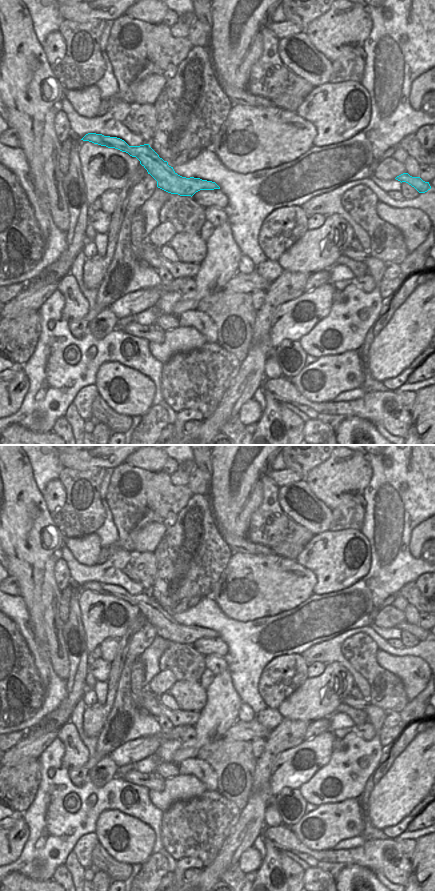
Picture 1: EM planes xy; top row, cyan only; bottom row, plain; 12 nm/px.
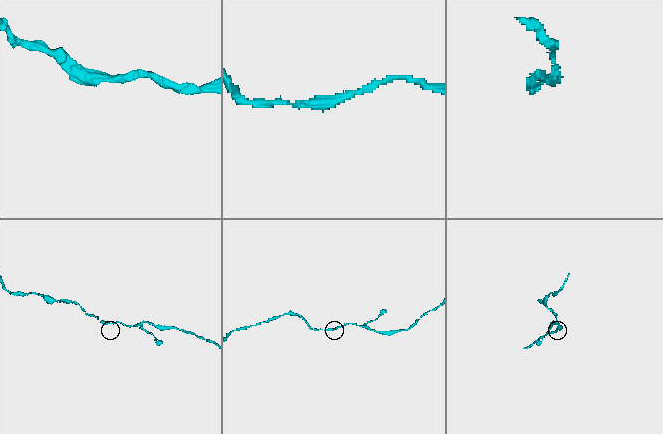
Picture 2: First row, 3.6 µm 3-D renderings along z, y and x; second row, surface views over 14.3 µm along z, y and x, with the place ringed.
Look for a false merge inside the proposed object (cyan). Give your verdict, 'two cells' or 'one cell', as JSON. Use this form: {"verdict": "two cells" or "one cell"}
{"verdict": "one cell"}

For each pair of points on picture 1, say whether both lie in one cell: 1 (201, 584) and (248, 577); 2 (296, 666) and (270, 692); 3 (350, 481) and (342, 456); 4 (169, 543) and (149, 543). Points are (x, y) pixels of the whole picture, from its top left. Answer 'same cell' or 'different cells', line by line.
1: different cells
2: same cell
3: same cell
4: different cells

